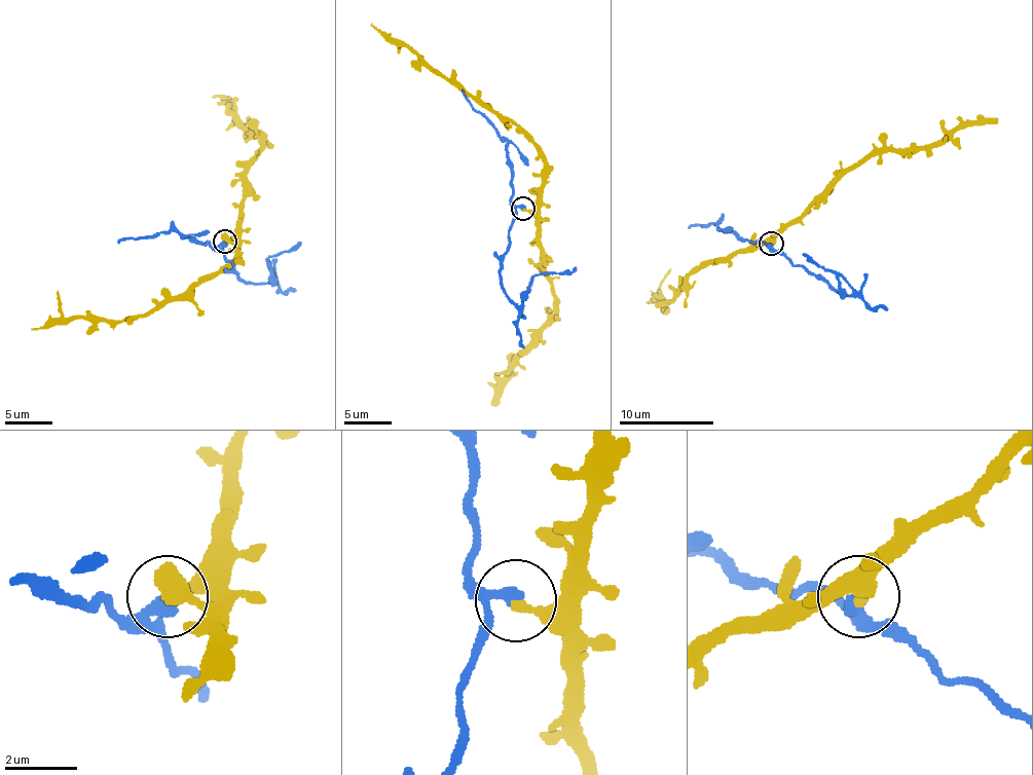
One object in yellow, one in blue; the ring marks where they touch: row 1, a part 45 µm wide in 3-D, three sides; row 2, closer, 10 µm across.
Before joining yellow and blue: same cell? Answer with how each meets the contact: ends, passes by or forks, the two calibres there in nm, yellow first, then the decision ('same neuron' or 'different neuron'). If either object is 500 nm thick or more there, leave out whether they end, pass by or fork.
yellow ends there; blue passes by; 320 nm thick on the yellow side, 260 nm on the other; different neuron

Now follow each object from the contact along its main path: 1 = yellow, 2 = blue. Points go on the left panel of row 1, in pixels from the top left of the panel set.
1: (224, 241), (232, 238), (236, 253), (228, 263), (141, 316), (90, 322), (52, 318), (31, 330)
2: (224, 244), (220, 248), (225, 260), (232, 261), (242, 280), (254, 284), (271, 279), (269, 257), (300, 243)

